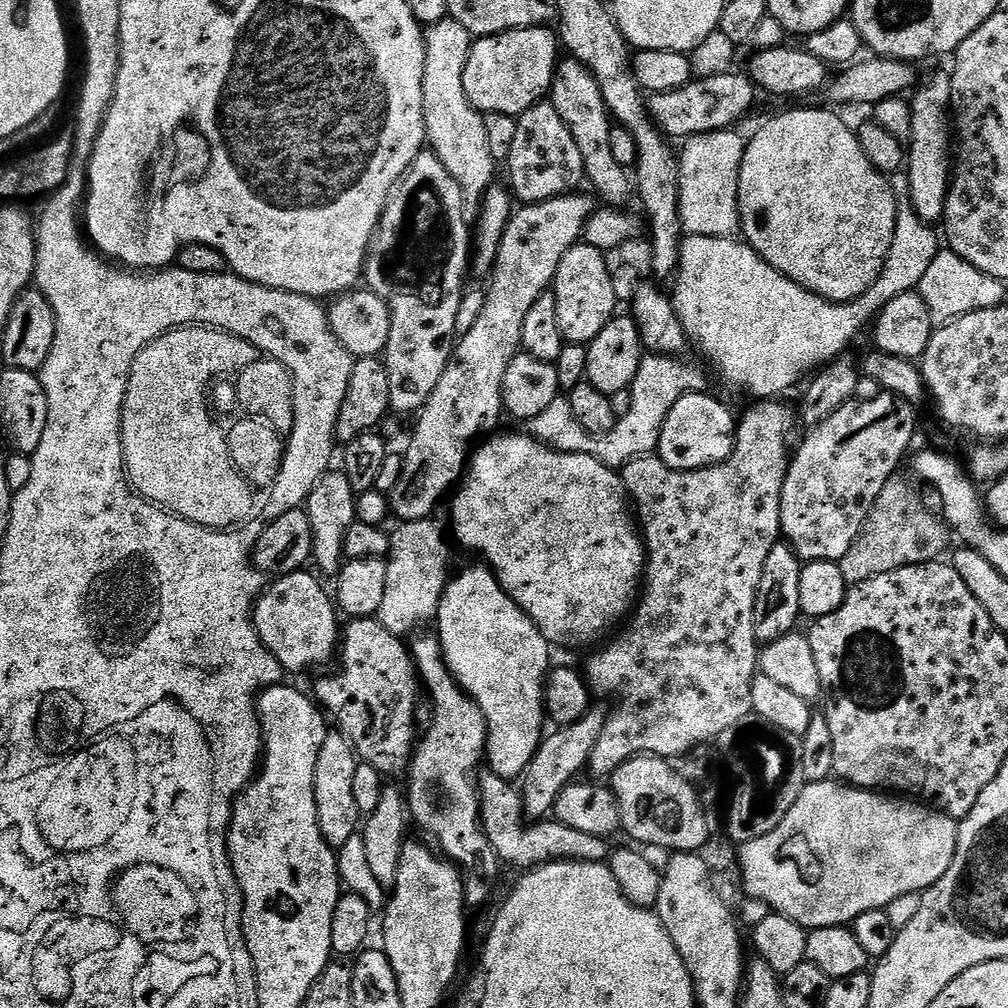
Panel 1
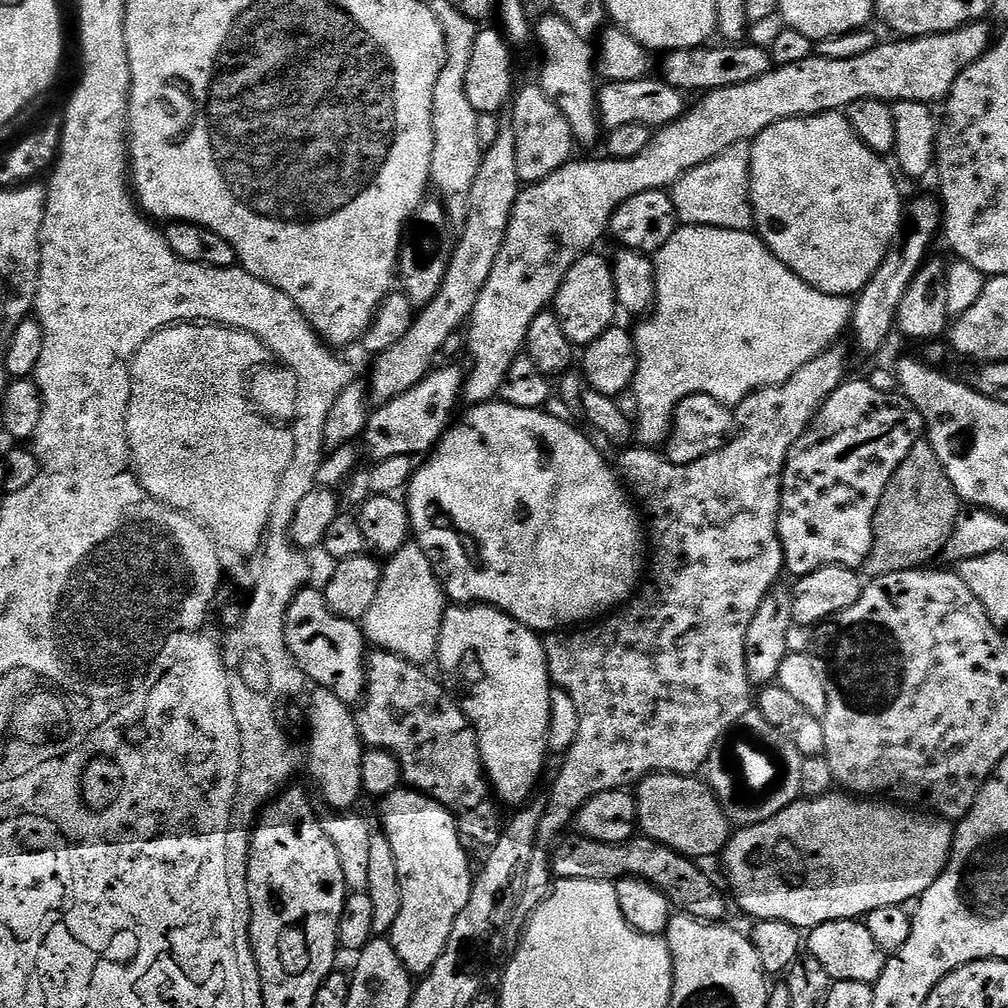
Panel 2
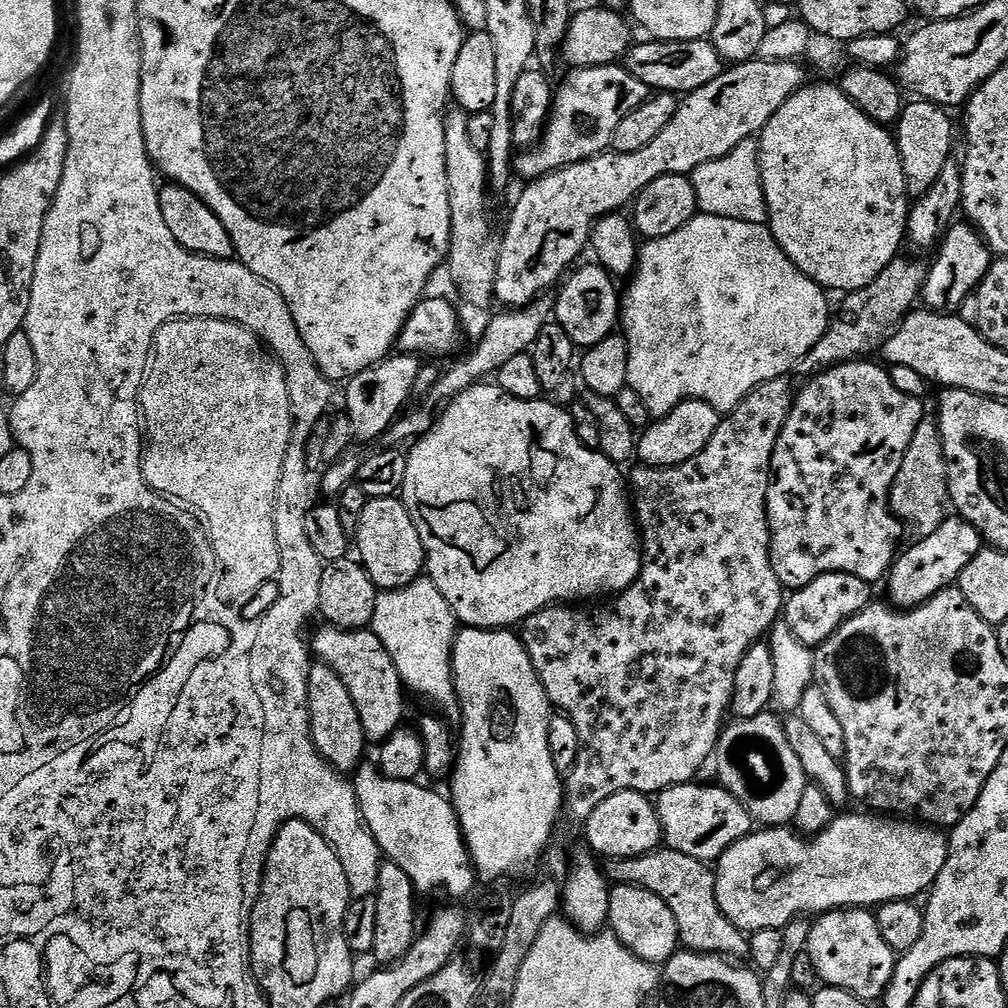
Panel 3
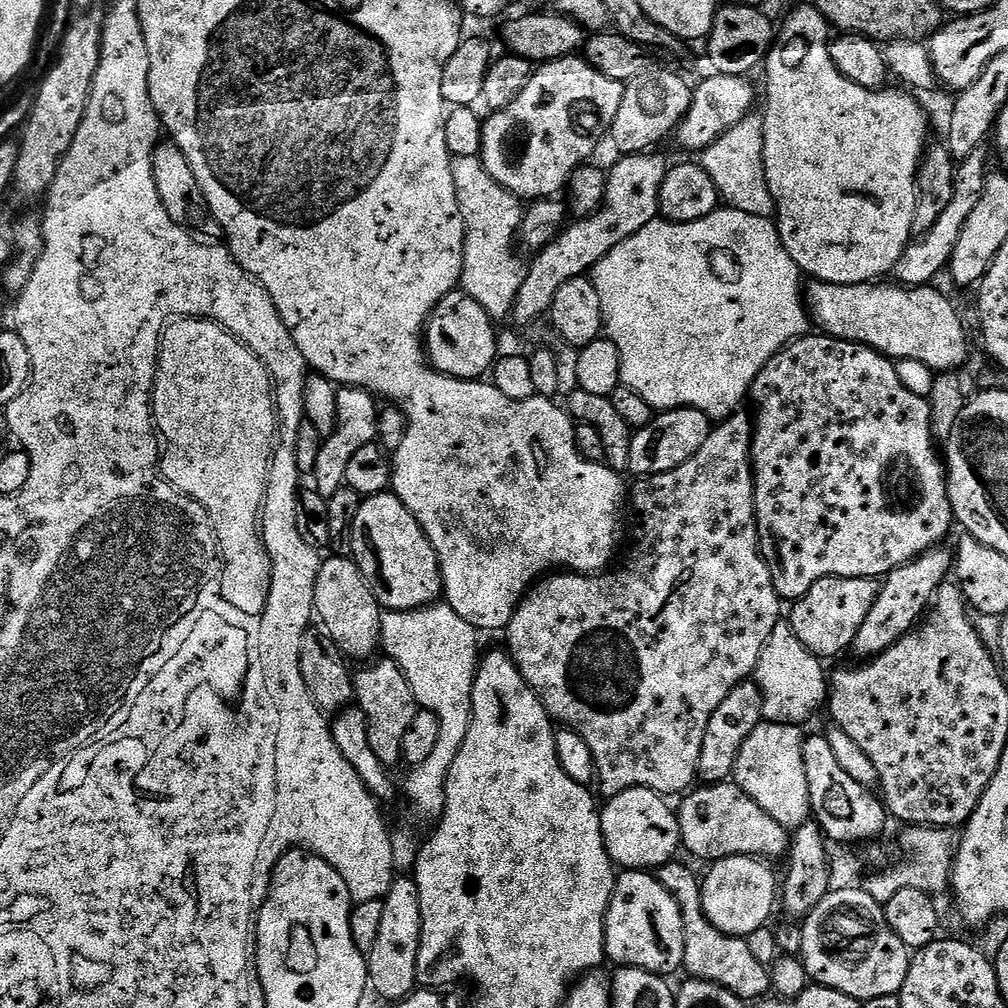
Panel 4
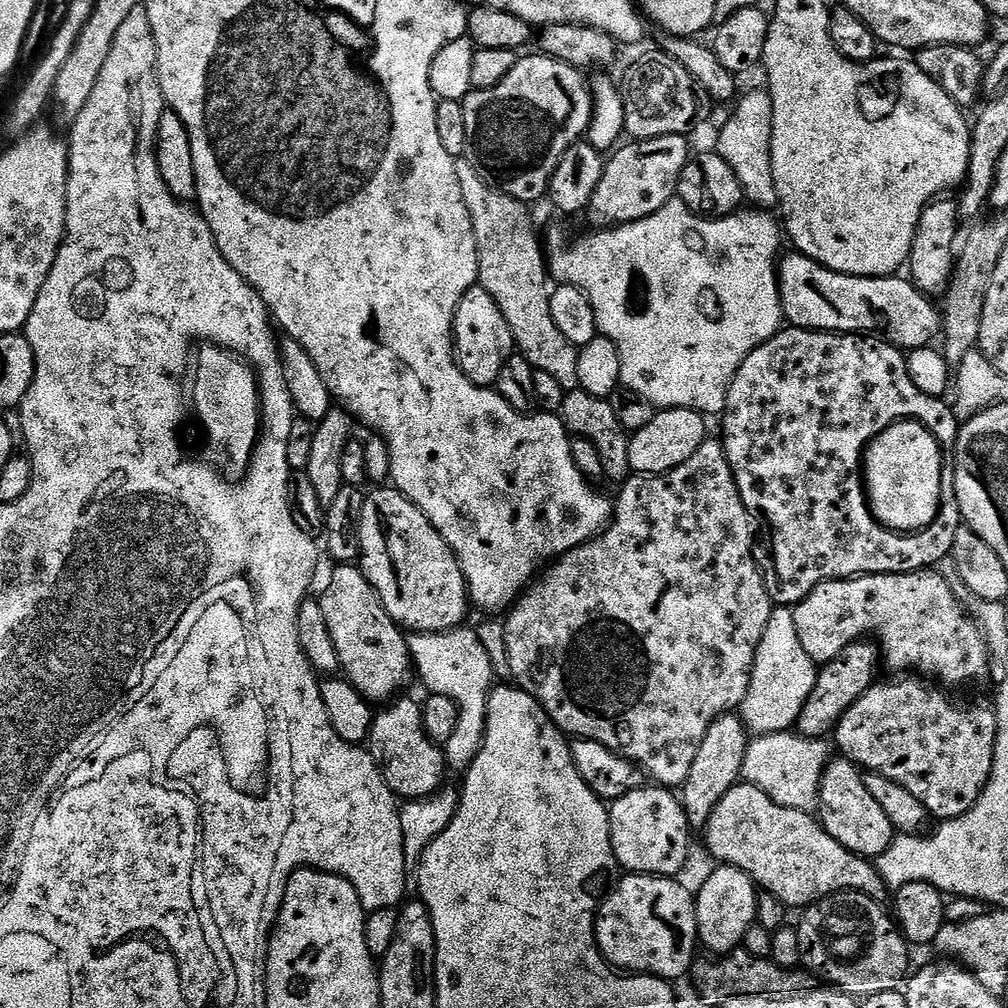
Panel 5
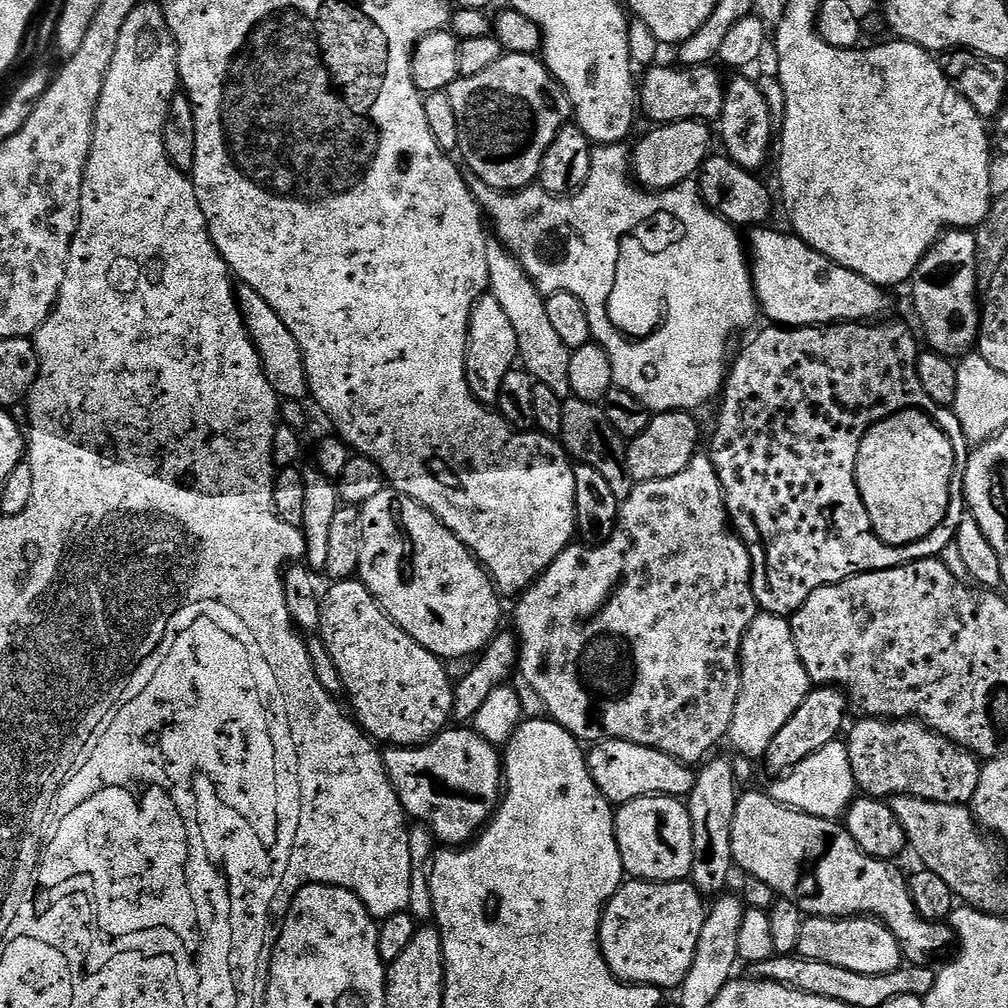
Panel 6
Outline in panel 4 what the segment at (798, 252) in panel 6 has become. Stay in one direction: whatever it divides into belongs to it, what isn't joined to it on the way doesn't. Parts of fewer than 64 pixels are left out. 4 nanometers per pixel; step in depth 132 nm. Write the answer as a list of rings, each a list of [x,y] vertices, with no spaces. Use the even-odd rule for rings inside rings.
[[[819,282],[809,283],[809,288],[806,288],[806,307],[813,325],[816,324],[821,333],[829,336],[835,336],[838,340],[849,340],[855,344],[865,344],[867,348],[874,349],[875,352],[880,352],[887,356],[889,360],[895,362],[898,360],[913,360],[914,362],[922,362],[926,366],[930,366],[932,371],[939,373],[951,373],[953,370],[960,370],[964,364],[964,359],[968,356],[968,336],[965,323],[961,313],[956,313],[956,308],[943,296],[940,292],[935,292],[935,287],[932,286],[895,286],[896,288],[887,288],[884,282],[873,282],[871,284],[821,284]]]

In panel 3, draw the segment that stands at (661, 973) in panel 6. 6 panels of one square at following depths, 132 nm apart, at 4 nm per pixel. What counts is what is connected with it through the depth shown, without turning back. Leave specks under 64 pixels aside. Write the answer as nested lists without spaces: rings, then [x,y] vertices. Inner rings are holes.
[[[618,884],[609,891],[608,897],[611,935],[617,936],[622,946],[629,948],[635,956],[653,966],[663,966],[681,947],[678,922],[674,922],[670,906],[666,906],[658,894],[650,894],[650,890],[639,888],[637,884]]]

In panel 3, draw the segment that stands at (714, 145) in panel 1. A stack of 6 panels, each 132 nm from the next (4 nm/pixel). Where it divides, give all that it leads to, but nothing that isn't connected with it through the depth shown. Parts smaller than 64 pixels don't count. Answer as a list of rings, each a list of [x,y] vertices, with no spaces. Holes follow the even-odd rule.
[[[755,139],[743,140],[738,146],[734,146],[734,150],[730,150],[730,154],[714,162],[702,162],[702,166],[692,171],[690,179],[696,195],[696,207],[703,215],[767,224],[768,207],[766,194],[762,190],[760,146]]]

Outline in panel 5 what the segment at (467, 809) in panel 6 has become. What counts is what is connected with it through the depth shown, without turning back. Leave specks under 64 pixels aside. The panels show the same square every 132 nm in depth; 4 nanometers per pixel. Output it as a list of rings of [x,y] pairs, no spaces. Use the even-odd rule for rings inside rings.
[[[396,698],[387,705],[385,712],[377,711],[372,718],[372,728],[368,732],[366,747],[376,763],[380,766],[380,771],[384,773],[386,786],[397,798],[403,798],[405,801],[422,800],[425,796],[434,796],[441,791],[446,773],[446,757],[442,751],[441,745],[435,744],[431,738],[424,733],[424,723],[420,717],[421,705],[415,704],[412,700],[400,700]]]

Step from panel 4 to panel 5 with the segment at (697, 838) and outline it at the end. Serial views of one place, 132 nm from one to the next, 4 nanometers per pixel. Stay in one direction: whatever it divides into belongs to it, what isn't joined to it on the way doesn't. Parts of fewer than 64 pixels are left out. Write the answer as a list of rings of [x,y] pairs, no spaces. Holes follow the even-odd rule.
[[[736,784],[726,794],[726,798],[722,798],[718,806],[714,806],[714,814],[710,814],[708,823],[702,829],[702,835],[709,854],[720,860],[716,862],[742,870],[764,892],[774,893],[792,910],[807,909],[816,901],[825,900],[837,892],[862,892],[873,898],[883,897],[883,892],[886,892],[884,879],[871,859],[846,850],[842,842],[830,838],[830,834],[815,815],[782,806],[753,784]]]

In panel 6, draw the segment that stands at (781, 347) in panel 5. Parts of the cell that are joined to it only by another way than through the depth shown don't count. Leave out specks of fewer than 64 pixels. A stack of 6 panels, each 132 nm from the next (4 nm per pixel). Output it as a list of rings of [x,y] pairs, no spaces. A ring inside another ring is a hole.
[[[865,322],[862,324],[830,324],[815,328],[785,328],[783,326],[768,326],[765,332],[760,332],[740,352],[740,357],[733,359],[730,371],[727,373],[720,400],[720,413],[716,416],[716,432],[724,436],[724,441],[717,446],[716,452],[711,453],[712,465],[718,474],[718,482],[724,491],[724,505],[728,511],[731,527],[746,546],[752,563],[752,589],[754,598],[760,612],[769,612],[771,616],[791,617],[818,590],[827,584],[837,584],[843,580],[849,580],[851,576],[877,572],[878,570],[890,570],[903,564],[912,564],[915,560],[930,560],[938,558],[946,546],[950,546],[956,539],[958,526],[962,526],[962,518],[966,515],[966,501],[964,499],[964,471],[968,465],[970,445],[966,434],[962,434],[962,425],[953,414],[951,408],[940,408],[930,398],[926,398],[926,390],[922,390],[922,382],[918,382],[918,370],[916,369],[917,333],[907,328],[904,324],[880,324],[884,322]],[[904,409],[919,409],[931,417],[938,430],[950,440],[954,448],[956,468],[953,470],[952,486],[949,490],[949,506],[942,518],[942,522],[929,536],[906,545],[888,545],[879,539],[872,531],[871,520],[868,517],[866,506],[859,494],[856,485],[855,464],[858,458],[859,446],[868,430],[880,420],[903,412]]]

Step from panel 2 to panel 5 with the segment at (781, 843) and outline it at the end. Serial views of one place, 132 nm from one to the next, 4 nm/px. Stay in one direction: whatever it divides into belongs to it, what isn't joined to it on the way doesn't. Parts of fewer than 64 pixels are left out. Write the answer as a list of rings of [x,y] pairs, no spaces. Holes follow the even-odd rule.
[[[727,866],[717,867],[717,872],[712,872],[704,880],[700,893],[695,893],[696,901],[696,935],[699,943],[709,948],[712,954],[727,954],[737,951],[744,943],[744,935],[756,924],[756,902],[758,899],[758,886],[747,874],[737,868]]]

